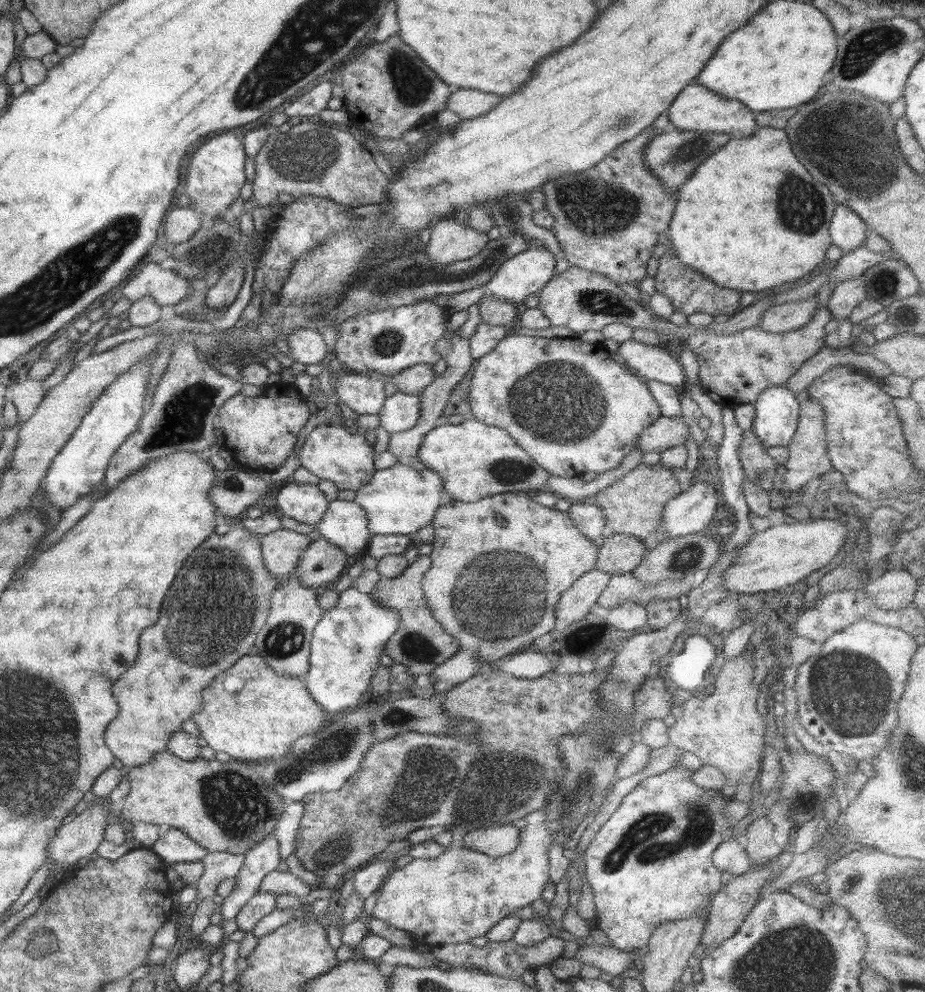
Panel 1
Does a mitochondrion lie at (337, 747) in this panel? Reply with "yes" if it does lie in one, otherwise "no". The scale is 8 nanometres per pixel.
yes

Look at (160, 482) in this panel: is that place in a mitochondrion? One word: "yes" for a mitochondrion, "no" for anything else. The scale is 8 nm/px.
no

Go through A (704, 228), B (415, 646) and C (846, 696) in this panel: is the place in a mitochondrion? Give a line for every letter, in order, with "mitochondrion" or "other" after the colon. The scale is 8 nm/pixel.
A: other
B: mitochondrion
C: mitochondrion

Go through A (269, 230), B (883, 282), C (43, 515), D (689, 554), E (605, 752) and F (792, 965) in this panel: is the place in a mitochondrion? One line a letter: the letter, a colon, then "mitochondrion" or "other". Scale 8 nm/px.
A: other
B: mitochondrion
C: other
D: mitochondrion
E: mitochondrion
F: mitochondrion

